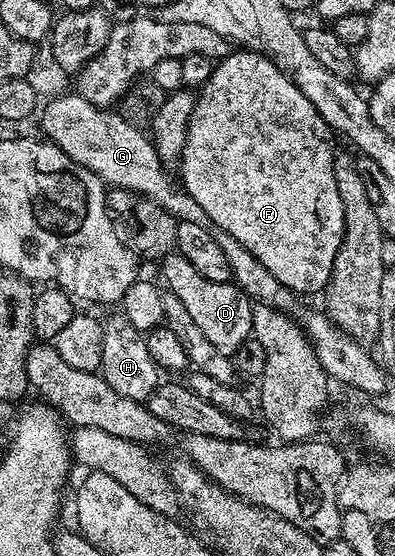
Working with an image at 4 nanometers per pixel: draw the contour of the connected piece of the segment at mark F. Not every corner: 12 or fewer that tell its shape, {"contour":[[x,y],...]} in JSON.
{"contour":[[265,55],[197,96],[181,186],[288,290],[344,237],[335,136]]}

